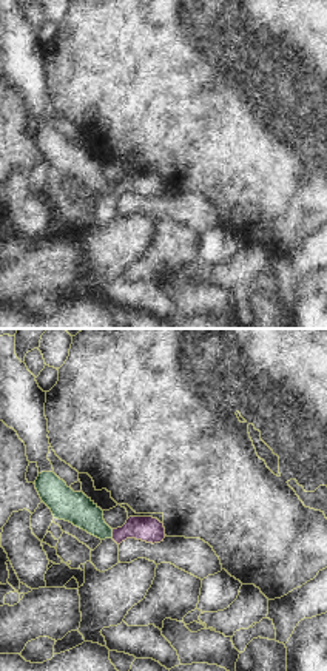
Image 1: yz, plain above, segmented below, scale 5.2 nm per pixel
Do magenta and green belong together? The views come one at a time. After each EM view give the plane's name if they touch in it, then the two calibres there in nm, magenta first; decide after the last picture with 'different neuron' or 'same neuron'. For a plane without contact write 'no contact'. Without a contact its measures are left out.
contact in yz; calibres 130 and 160 nm

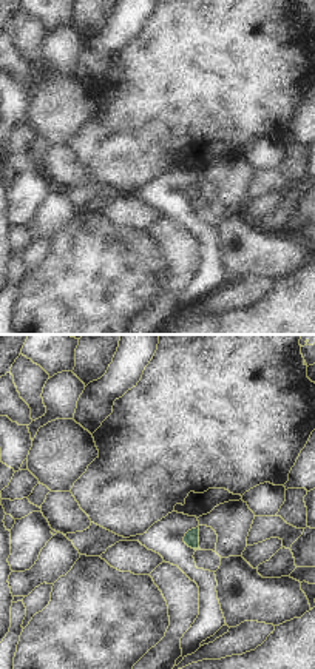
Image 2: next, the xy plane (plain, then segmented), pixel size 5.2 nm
no contact

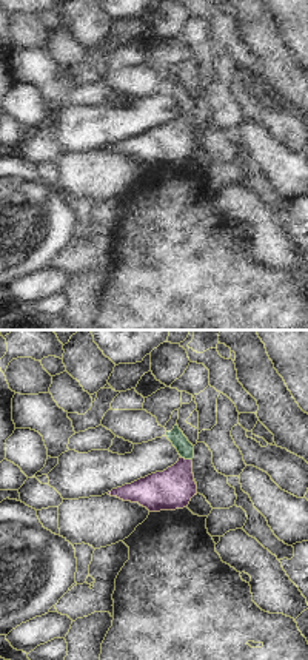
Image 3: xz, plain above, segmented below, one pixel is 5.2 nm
contact in xz; calibres 220 and 90 nm

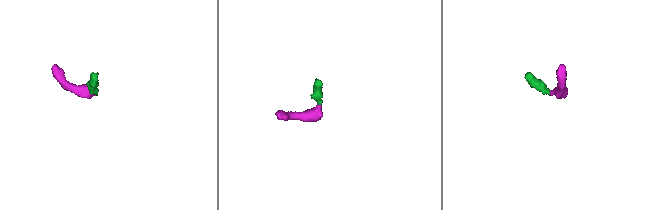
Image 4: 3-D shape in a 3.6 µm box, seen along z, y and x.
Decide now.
same neuron

